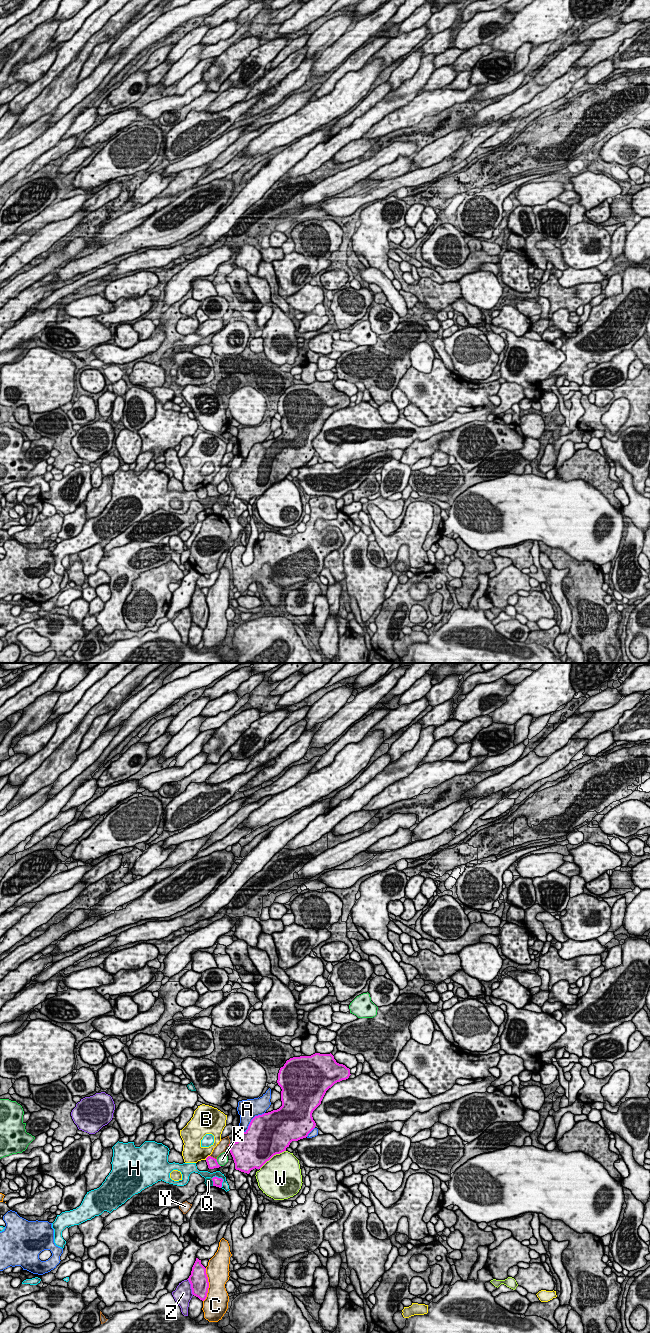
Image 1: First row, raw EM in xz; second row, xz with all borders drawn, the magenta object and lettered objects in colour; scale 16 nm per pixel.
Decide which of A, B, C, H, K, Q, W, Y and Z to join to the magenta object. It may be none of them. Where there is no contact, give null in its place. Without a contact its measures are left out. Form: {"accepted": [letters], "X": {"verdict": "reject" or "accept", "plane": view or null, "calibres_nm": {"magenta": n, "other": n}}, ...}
{"accepted": [], "A": {"verdict": "reject", "plane": "xz", "calibres_nm": {"magenta": 500, "other": 320}}, "B": {"verdict": "reject", "plane": "xz", "calibres_nm": {"magenta": 170, "other": 320}}, "C": {"verdict": "reject", "plane": "xz", "calibres_nm": {"magenta": 300, "other": 360}}, "H": {"verdict": "reject", "plane": "xz", "calibres_nm": {"magenta": 140, "other": 120}}, "K": {"verdict": "reject", "plane": "xz", "calibres_nm": {"magenta": 170, "other": 180}}, "Q": {"verdict": "reject", "plane": "xz", "calibres_nm": {"magenta": 140, "other": 120}}, "W": {"verdict": "reject", "plane": "xz", "calibres_nm": {"magenta": 500, "other": 480}}, "Y": {"verdict": "reject", "plane": "xz", "calibres_nm": {"magenta": 170, "other": 160}}, "Z": {"verdict": "reject", "plane": "xz", "calibres_nm": {"magenta": 300, "other": 280}}}

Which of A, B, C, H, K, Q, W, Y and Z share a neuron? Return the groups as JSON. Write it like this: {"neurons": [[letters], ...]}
{"neurons": [["A"], ["B"], ["C"], ["H"], ["K"], ["Q"], ["W"], ["Y"], ["Z"]]}

